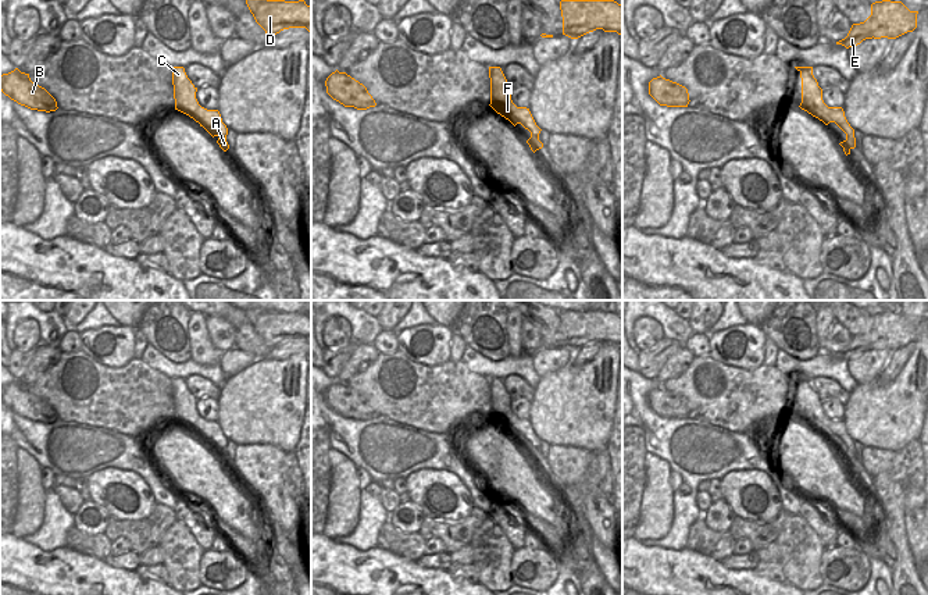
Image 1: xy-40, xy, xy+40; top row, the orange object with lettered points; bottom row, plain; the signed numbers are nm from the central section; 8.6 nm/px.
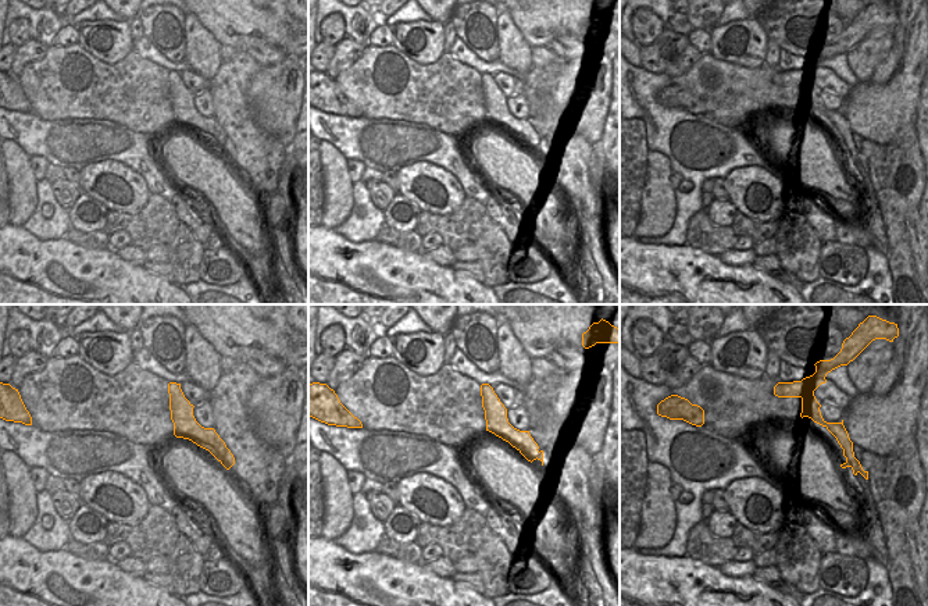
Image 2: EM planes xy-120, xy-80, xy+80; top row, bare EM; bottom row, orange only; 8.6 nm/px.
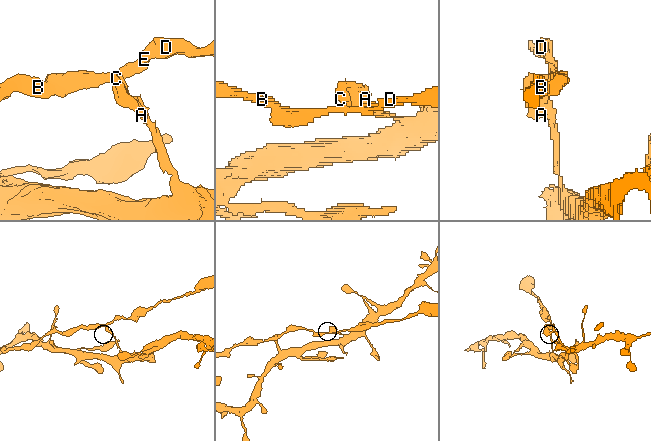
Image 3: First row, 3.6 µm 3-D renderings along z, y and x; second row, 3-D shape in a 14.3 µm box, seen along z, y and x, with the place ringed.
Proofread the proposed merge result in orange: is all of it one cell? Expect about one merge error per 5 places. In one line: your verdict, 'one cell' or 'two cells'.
two cells

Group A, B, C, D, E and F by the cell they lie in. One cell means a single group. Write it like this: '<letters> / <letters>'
A C F / B D E

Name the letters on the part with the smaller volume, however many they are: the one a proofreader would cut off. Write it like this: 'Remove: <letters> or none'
Remove: B, D, E

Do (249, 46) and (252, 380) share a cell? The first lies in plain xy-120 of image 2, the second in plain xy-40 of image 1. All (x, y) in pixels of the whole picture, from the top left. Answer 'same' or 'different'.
different

